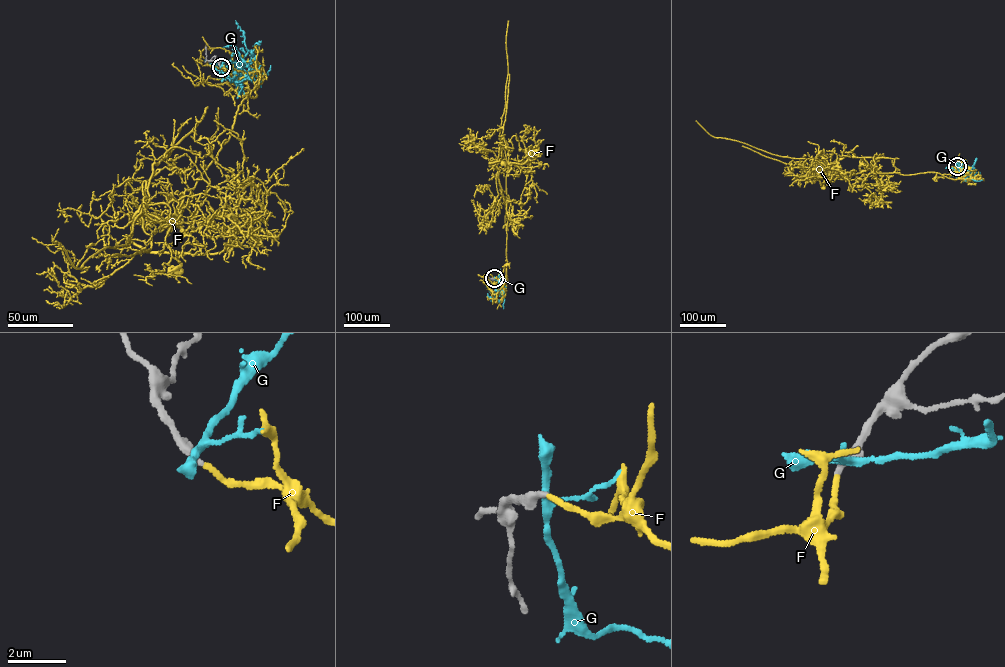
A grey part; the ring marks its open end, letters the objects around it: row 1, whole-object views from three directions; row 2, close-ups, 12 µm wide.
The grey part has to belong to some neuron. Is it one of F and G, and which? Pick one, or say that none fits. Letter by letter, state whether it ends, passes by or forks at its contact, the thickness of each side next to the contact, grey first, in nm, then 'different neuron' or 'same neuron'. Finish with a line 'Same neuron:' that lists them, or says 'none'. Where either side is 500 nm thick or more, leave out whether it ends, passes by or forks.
F: it ends | 280/180 nm | same neuron
G: it forks | 360/240 nm | different neuron
Same neuron: F

